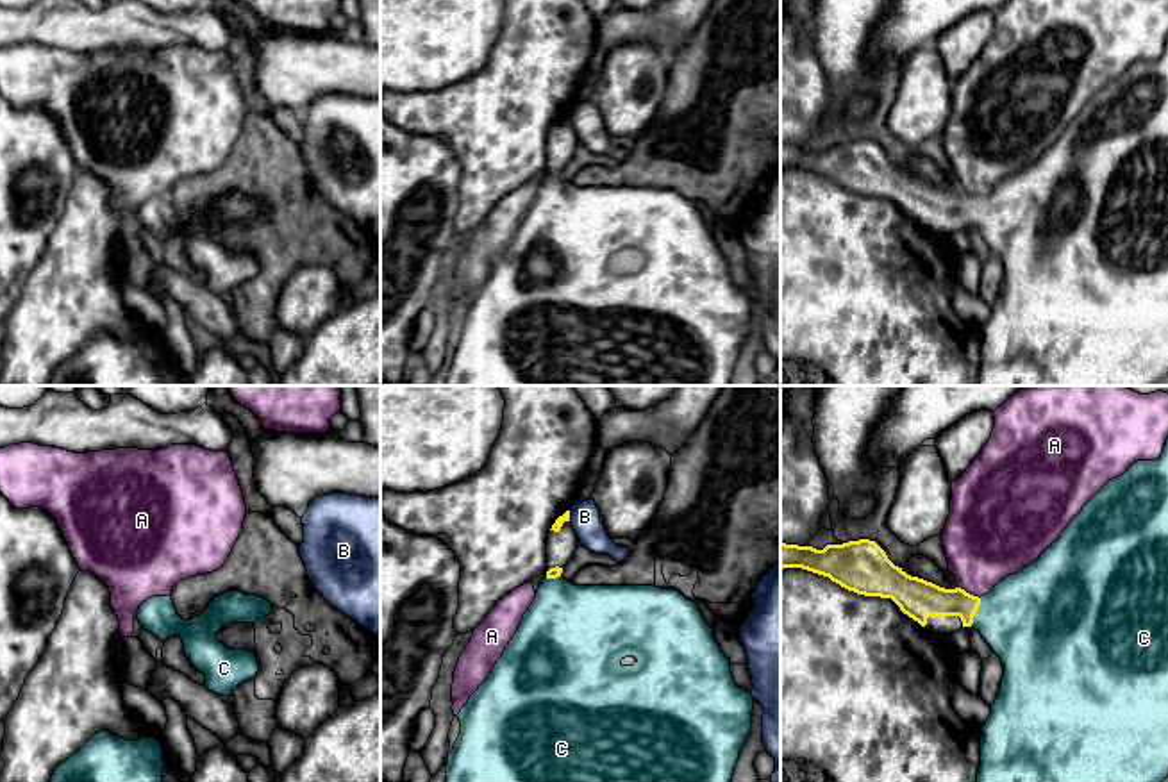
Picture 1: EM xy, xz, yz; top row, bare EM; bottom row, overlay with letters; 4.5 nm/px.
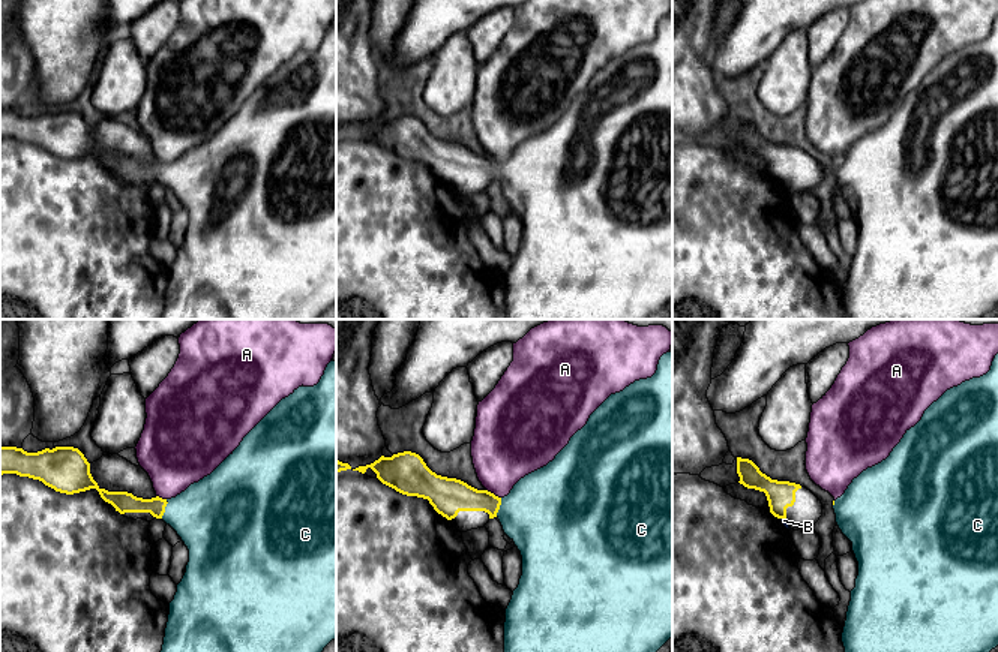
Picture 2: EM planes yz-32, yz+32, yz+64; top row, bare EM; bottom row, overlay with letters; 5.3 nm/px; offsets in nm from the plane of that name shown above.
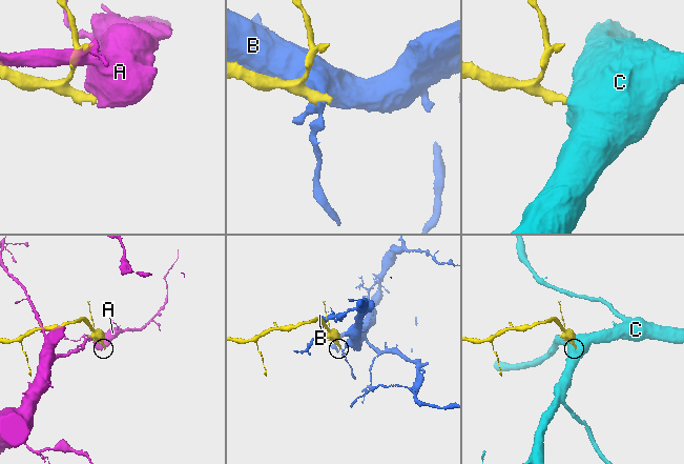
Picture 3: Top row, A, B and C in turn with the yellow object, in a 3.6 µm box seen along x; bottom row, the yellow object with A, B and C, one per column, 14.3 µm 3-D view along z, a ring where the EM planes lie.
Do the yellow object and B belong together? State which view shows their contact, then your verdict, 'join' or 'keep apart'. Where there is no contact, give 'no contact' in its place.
xz | keep apart

